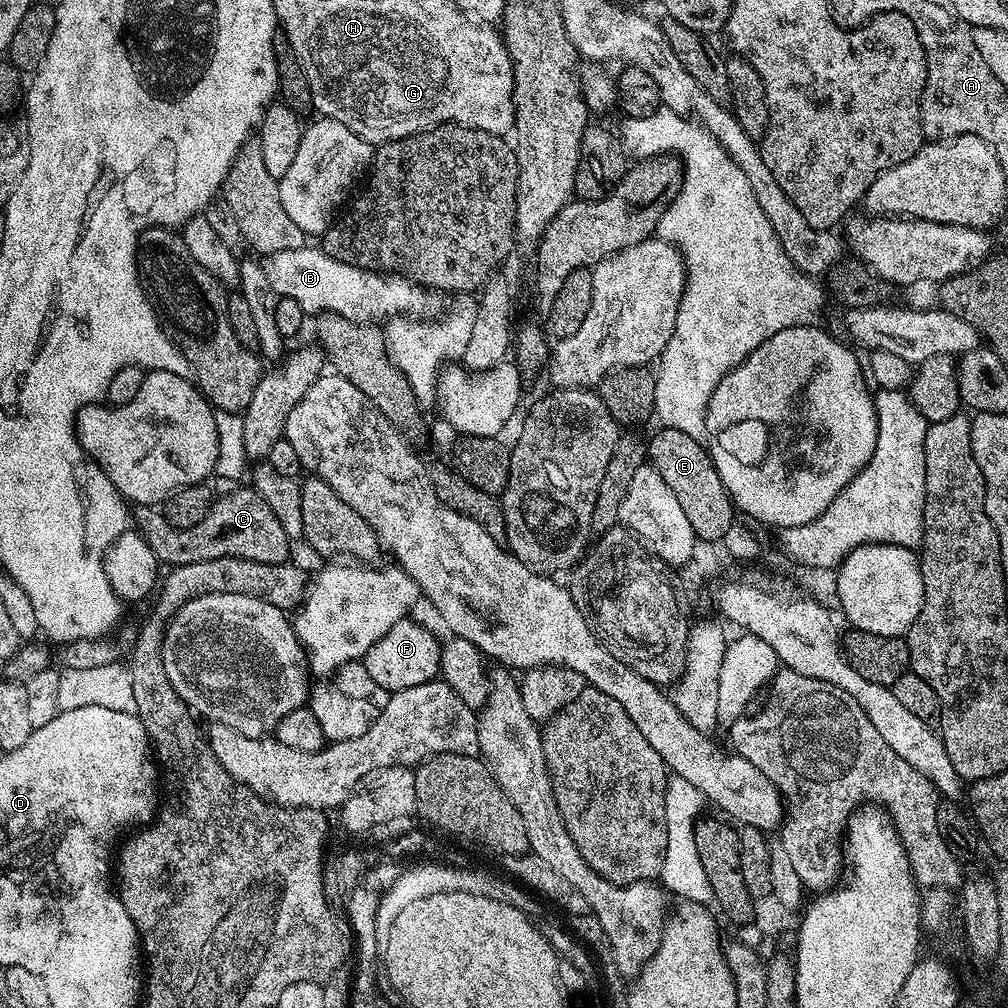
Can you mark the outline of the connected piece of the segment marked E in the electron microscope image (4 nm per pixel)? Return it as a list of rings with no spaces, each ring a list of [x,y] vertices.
[[[663,426],[657,427],[652,440],[647,441],[648,460],[652,467],[662,474],[666,486],[674,490],[674,498],[686,513],[686,518],[694,530],[697,541],[723,541],[726,530],[737,519],[738,512],[732,503],[732,496],[726,490],[722,478],[712,461],[712,455],[701,441],[690,438],[690,434],[682,434],[682,430],[674,430]]]

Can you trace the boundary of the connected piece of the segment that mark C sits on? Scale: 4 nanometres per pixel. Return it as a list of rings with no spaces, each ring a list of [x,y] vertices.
[[[245,486],[228,492],[224,497],[213,499],[210,510],[198,526],[175,528],[156,506],[140,506],[134,512],[134,524],[145,542],[154,550],[157,561],[161,565],[193,564],[194,562],[210,562],[214,558],[233,556],[246,558],[263,564],[282,564],[289,559],[290,541],[286,530],[278,518],[274,518],[274,510],[266,506],[266,502],[257,494],[255,488]]]

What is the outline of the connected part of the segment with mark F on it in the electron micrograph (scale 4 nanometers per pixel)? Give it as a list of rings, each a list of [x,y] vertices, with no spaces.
[[[405,618],[394,622],[374,646],[364,655],[363,666],[366,674],[378,682],[389,694],[401,692],[410,686],[422,686],[426,682],[437,679],[440,676],[440,650],[441,641],[436,641],[436,636],[428,628],[423,628],[413,618]]]

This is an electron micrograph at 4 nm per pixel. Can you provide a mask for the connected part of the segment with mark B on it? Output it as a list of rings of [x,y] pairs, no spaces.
[[[320,246],[278,250],[265,255],[262,263],[266,270],[266,279],[270,282],[270,286],[274,286],[277,297],[294,298],[294,302],[298,302],[298,306],[302,306],[305,314],[332,312],[335,316],[350,318],[360,324],[370,324],[384,322],[393,317],[426,318],[429,317],[426,315],[436,308],[438,296],[435,291],[415,284],[414,281],[408,280],[404,276],[367,272],[364,268],[355,268],[346,262],[338,262],[338,258],[330,258],[325,254],[323,247]]]

